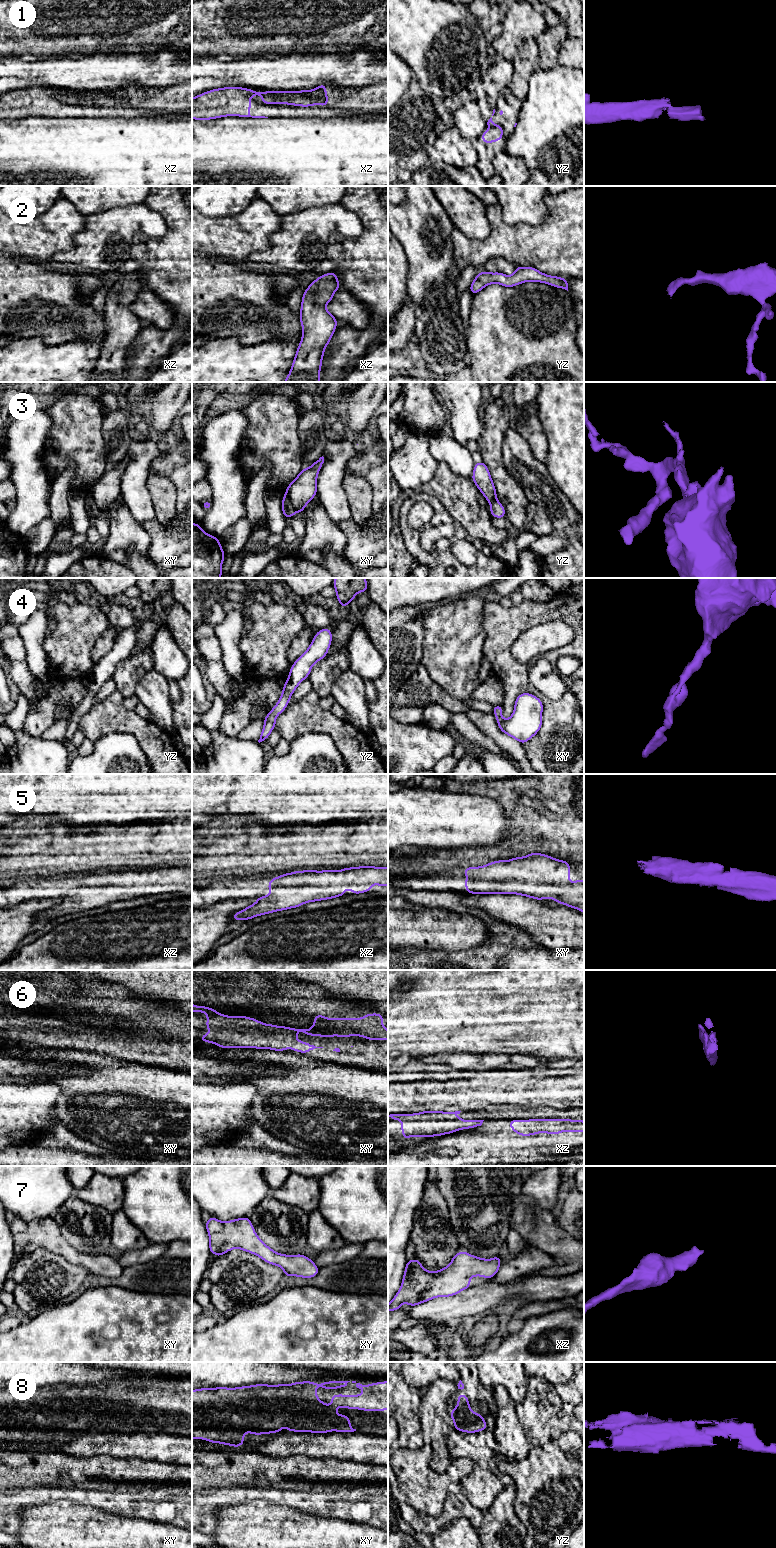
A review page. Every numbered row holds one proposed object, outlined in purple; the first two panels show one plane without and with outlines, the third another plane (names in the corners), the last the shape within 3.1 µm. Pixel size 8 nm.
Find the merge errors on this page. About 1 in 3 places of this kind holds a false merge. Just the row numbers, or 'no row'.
1, 3, 6

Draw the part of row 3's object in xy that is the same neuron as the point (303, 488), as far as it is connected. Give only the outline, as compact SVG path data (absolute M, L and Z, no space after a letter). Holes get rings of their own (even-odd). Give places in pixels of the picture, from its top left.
M320 457L309 468L301 469L299 475L288 485L286 495L296 512L303 513L305 506L317 494L317 477L324 463Z

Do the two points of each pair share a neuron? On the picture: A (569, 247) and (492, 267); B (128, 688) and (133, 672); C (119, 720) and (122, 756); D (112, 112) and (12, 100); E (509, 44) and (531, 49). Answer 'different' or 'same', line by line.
A: different
B: same
C: different
D: same
E: different

